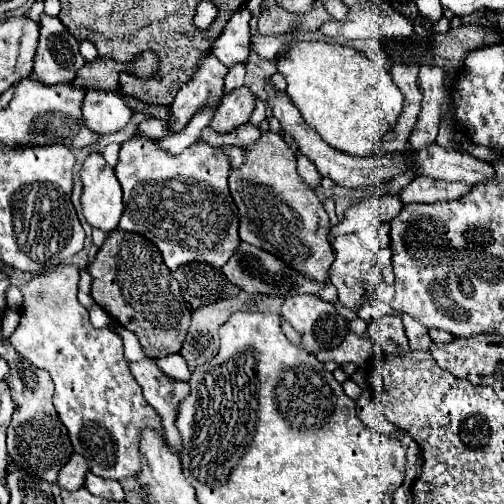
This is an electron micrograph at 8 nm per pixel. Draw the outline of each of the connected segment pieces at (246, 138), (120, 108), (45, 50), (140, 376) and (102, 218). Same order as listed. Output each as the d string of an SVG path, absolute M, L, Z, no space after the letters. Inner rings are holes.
M247 123L240 126L237 130L228 134L217 134L212 128L207 127L202 130L202 138L204 142L210 142L212 146L220 148L220 146L238 146L238 148L252 148L258 140L260 140L262 132L260 128Z
M88 90L82 102L82 120L98 136L108 136L122 130L132 116L132 110L124 104L116 92Z
M42 14L38 24L40 40L34 56L34 74L44 84L62 84L72 80L78 68L84 66L76 38L58 18Z
M134 362L130 364L130 370L136 382L142 386L146 402L162 416L168 446L176 452L176 456L180 456L182 440L180 430L176 428L176 408L180 406L180 400L184 400L190 392L190 386L186 382L168 378L152 362Z
M92 152L82 166L82 212L90 226L110 234L118 228L122 216L122 192L120 182L114 176L114 168L108 166L102 154Z

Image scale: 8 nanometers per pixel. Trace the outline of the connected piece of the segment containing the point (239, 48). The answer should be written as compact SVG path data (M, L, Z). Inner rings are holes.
M242 8L230 18L222 36L214 42L212 54L226 66L246 62L250 50L250 19L251 13Z

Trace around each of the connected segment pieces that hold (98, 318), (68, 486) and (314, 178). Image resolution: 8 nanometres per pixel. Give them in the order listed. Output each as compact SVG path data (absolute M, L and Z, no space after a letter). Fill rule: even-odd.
M92 304L92 306L88 308L88 314L90 314L90 322L92 322L92 326L94 326L94 328L110 326L110 318L108 318L108 314L106 314L100 306Z
M72 454L72 458L68 460L68 464L58 474L58 486L62 490L76 492L78 488L84 486L86 472L88 472L88 462L80 454Z
M298 150L298 172L300 172L300 176L312 186L312 188L316 188L318 184L320 184L320 180L322 180L322 176L320 176L320 172L316 172L316 166Z

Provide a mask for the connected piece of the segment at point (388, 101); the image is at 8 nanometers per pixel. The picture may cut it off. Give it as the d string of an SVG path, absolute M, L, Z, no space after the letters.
M294 42L288 52L278 60L278 72L286 76L288 96L298 106L304 122L318 132L318 136L340 152L348 152L350 156L374 156L378 154L378 142L386 132L392 132L402 108L404 94L396 88L390 72L376 66L364 54L350 46L326 44L326 42Z

